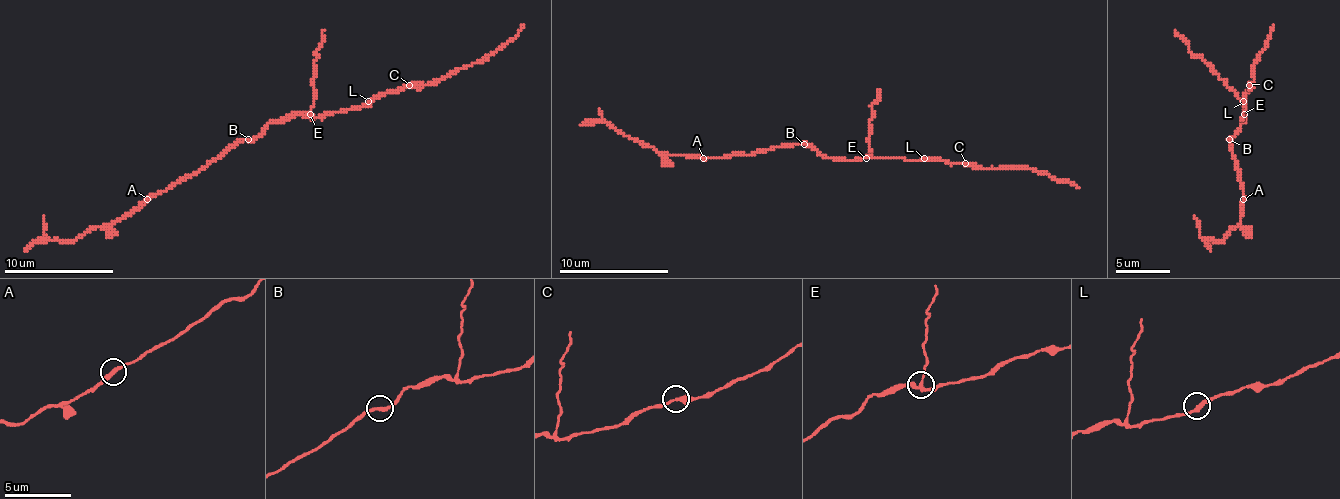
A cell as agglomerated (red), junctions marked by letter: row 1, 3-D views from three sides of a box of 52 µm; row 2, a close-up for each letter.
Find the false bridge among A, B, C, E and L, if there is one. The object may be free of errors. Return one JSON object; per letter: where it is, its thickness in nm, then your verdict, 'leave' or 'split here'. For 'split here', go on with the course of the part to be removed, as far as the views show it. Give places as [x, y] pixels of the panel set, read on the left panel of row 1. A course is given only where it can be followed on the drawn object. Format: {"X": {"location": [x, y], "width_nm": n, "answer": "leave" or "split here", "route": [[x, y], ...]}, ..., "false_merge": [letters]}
{"A": {"location": [147, 199], "width_nm": 240, "answer": "leave"}, "B": {"location": [248, 139], "width_nm": 240, "answer": "leave"}, "C": {"location": [409, 85], "width_nm": 280, "answer": "leave"}, "E": {"location": [310, 114], "width_nm": 200, "answer": "split here", "route": [[311, 115], [316, 52], [324, 30]]}, "L": {"location": [368, 101], "width_nm": 240, "answer": "leave"}, "false_merge": ["E"]}

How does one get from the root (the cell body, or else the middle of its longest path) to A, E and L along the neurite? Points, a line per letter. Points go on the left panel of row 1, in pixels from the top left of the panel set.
A: (267, 126), (251, 139), (237, 139), (196, 172), (180, 177), (147, 199)
E: (267, 126), (297, 115), (311, 115)
L: (267, 126), (297, 115), (324, 117), (335, 112), (360, 109), (368, 101)

